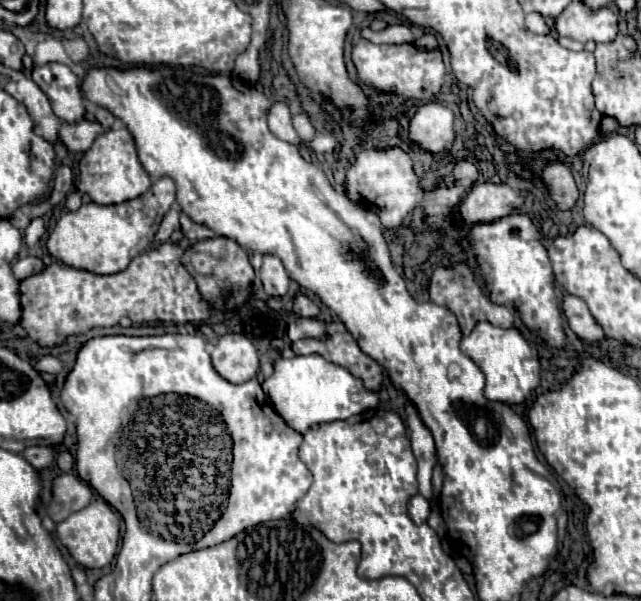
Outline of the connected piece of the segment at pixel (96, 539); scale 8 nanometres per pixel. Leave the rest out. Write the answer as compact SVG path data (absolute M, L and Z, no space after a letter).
M92 500L84 510L70 514L64 522L56 526L56 538L60 544L70 552L70 556L84 568L104 568L108 566L118 548L118 534L120 534L120 514L104 500Z

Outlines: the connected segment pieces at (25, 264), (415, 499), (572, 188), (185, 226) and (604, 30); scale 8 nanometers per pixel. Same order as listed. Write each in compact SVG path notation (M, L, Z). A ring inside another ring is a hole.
M24 256L24 258L18 258L14 264L12 264L12 272L18 280L24 280L32 274L38 274L44 270L44 264L40 258L34 258L34 256Z
M420 494L412 496L410 502L408 502L408 514L410 518L416 522L416 524L424 524L428 514L430 514L430 506L428 506L428 500Z
M564 162L546 166L542 170L542 182L548 186L548 190L560 210L570 210L576 204L578 188L576 188L570 168Z
M180 214L180 224L182 224L182 234L184 234L188 240L192 240L192 242L214 238L214 232L212 232L210 228L192 222L186 214Z
M572 2L562 16L556 18L556 32L560 36L568 36L578 42L612 42L620 28L618 28L618 16L602 8L598 12L592 12L584 6L584 2Z

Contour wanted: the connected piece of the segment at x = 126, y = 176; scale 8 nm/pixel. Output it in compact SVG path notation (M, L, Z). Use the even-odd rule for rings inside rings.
M124 126L110 128L104 134L100 134L96 138L96 142L92 144L92 148L82 156L78 168L80 168L80 174L78 174L80 190L84 194L88 194L92 198L92 202L96 202L96 204L120 204L120 202L138 198L152 186L150 176L138 162L138 154L136 154L132 136L130 136L128 128L124 128Z

